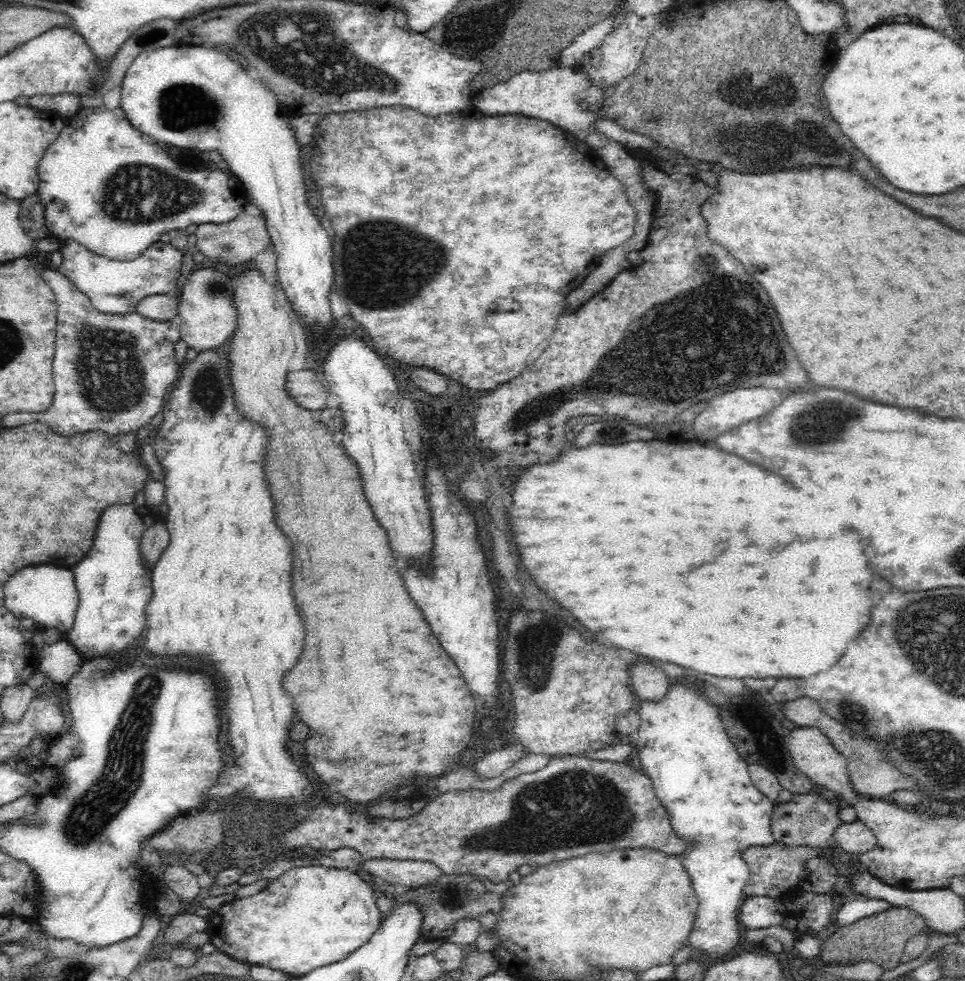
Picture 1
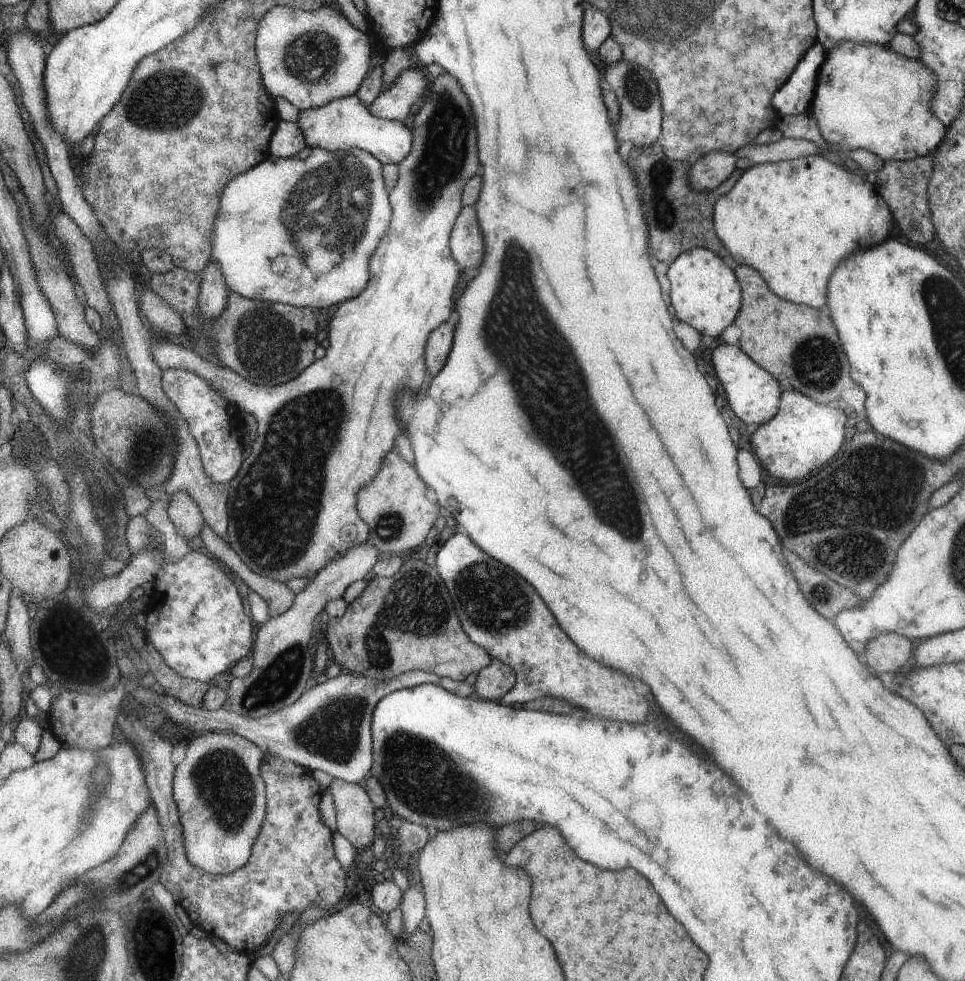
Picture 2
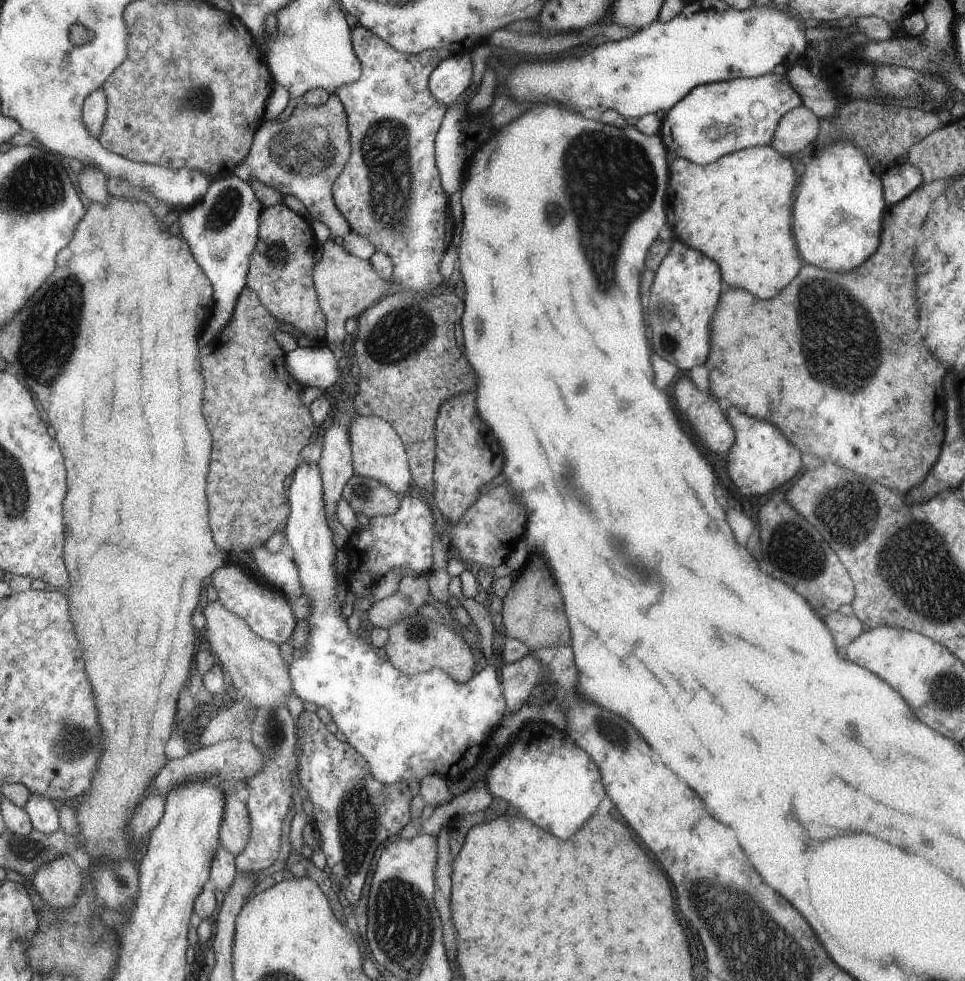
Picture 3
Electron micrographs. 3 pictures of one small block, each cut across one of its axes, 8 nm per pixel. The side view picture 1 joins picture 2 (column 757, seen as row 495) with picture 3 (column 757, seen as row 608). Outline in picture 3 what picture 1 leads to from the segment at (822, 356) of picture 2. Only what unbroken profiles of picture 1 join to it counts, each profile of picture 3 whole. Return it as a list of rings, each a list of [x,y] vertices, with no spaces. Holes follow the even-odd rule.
[[[935,179],[934,181],[922,182],[911,194],[905,196],[900,202],[893,206],[886,206],[883,214],[883,224],[880,230],[880,244],[872,255],[860,265],[857,265],[851,271],[829,271],[805,263],[804,267],[797,272],[793,284],[789,288],[783,288],[785,292],[777,292],[771,300],[761,299],[753,296],[753,293],[729,287],[727,292],[721,294],[719,304],[711,320],[711,348],[705,359],[704,366],[708,373],[708,390],[710,394],[721,402],[727,400],[735,408],[741,408],[747,416],[760,421],[767,421],[774,424],[784,434],[785,438],[793,440],[799,452],[811,452],[816,457],[821,456],[822,462],[833,462],[841,464],[841,468],[849,468],[851,472],[877,480],[881,486],[891,489],[896,493],[905,494],[913,486],[917,486],[929,470],[933,463],[940,456],[940,448],[943,446],[943,386],[941,378],[945,374],[945,368],[925,350],[921,344],[921,336],[917,334],[917,308],[915,308],[915,298],[913,298],[913,267],[911,266],[911,257],[917,236],[921,236],[919,226],[922,226],[931,204],[939,198],[941,192],[947,186],[947,181]]]

